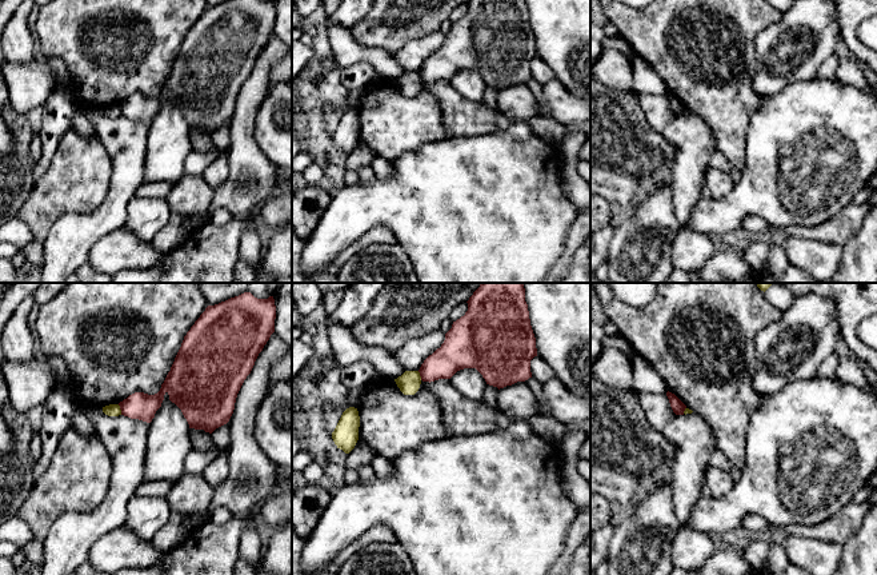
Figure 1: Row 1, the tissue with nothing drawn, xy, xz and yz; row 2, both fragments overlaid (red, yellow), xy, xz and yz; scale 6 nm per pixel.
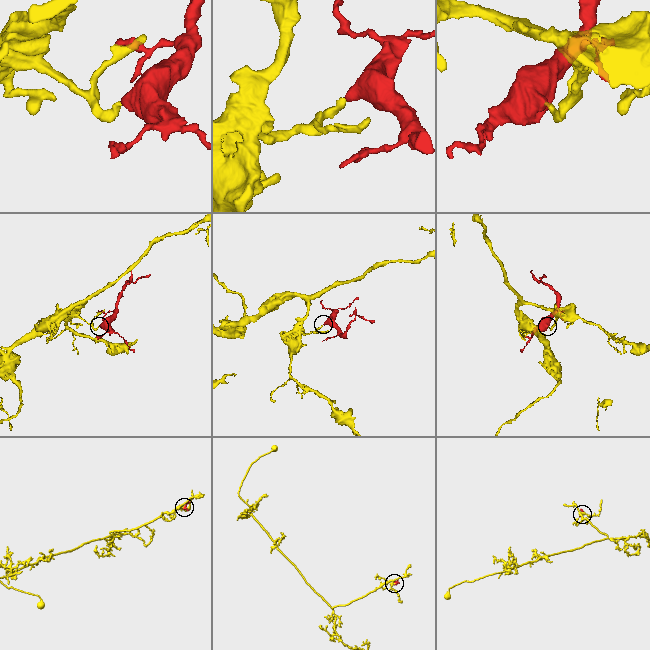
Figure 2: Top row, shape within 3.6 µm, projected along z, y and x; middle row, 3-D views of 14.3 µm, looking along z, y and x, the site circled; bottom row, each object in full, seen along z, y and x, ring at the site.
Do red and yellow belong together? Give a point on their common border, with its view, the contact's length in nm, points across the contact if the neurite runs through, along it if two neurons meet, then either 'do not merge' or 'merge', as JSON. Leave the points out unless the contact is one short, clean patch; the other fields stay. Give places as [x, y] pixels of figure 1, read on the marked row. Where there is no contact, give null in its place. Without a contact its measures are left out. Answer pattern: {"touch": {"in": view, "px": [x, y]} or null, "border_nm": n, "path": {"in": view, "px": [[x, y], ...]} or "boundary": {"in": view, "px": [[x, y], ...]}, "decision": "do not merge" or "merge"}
{"touch": {"in": "xy", "px": [120, 408]}, "border_nm": 70, "boundary": {"in": "xy", "px": [[117, 404], [121, 414]]}, "decision": "do not merge"}

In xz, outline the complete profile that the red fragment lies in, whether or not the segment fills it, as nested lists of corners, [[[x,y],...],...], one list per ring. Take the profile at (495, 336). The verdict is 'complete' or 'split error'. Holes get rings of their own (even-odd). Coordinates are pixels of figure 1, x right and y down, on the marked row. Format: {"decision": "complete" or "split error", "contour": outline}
{"decision": "complete", "contour": [[[481,283],[466,302],[465,315],[453,322],[441,347],[421,364],[421,380],[450,379],[460,370],[476,368],[486,384],[500,390],[532,378],[530,360],[537,356],[537,348],[524,284]]]}

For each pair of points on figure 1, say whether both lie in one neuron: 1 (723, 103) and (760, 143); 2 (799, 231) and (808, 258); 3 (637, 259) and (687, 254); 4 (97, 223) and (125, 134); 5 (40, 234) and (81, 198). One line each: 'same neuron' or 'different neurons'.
1: different neurons
2: different neurons
3: different neurons
4: same neuron
5: same neuron

